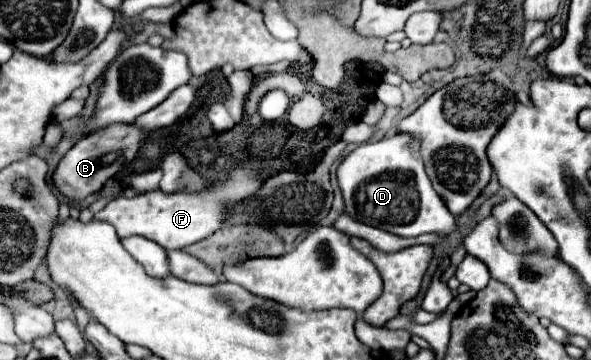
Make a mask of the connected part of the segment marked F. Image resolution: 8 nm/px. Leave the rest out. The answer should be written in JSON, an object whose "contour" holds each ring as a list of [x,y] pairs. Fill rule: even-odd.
{"contour":[[[237,167],[227,175],[227,179],[213,181],[201,191],[175,193],[175,195],[153,191],[145,195],[135,195],[131,199],[117,197],[103,211],[95,213],[95,219],[103,219],[111,223],[117,229],[119,239],[131,235],[143,235],[143,237],[151,237],[163,249],[183,249],[221,229],[231,207],[257,195],[261,187],[263,187],[263,179],[255,169]]]}

